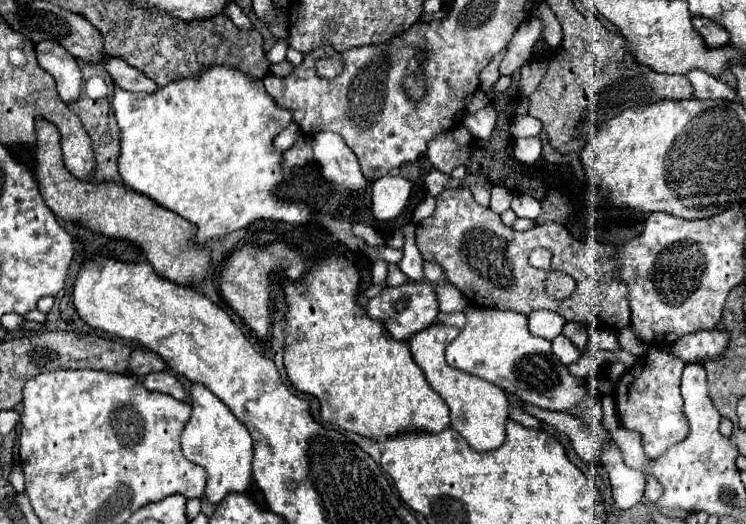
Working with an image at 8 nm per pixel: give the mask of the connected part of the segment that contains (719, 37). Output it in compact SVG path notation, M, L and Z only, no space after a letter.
M694 17L694 29L702 35L708 47L722 47L728 43L728 33L714 21L708 21L704 17Z

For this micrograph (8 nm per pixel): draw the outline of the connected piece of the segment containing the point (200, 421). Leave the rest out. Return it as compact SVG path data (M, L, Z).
M192 385L190 397L192 415L180 435L182 455L206 469L206 499L212 505L218 505L230 493L246 493L252 481L252 439L248 429L204 385Z

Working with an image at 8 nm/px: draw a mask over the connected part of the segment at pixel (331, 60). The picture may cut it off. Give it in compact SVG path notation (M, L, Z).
M334 55L334 57L328 57L328 59L320 59L318 63L316 63L316 71L318 71L318 75L320 77L324 77L324 79L334 79L336 75L340 75L340 71L344 69L344 65L342 65L342 59L338 57L338 55Z

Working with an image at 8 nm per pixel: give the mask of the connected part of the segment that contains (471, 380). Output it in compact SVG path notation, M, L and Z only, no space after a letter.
M432 325L432 327L416 333L408 341L408 345L410 345L410 351L414 355L414 361L424 371L428 385L436 393L440 393L440 397L448 403L450 417L452 417L452 429L456 429L468 441L468 445L472 449L492 451L492 449L498 449L506 437L506 421L510 419L508 399L500 387L492 385L480 377L456 371L446 363L444 349L450 341L456 339L458 333L460 333L460 329L454 329L454 327Z

